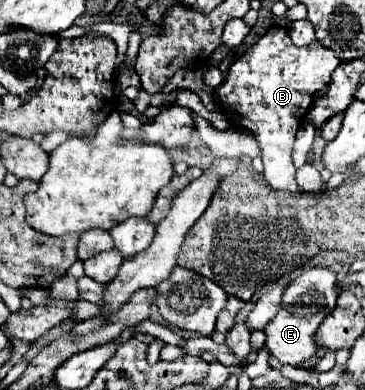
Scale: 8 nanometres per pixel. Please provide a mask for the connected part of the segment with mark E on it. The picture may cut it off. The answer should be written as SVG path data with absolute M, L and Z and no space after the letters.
M309 268L283 290L279 314L263 328L267 336L265 348L279 364L297 366L299 362L305 362L315 354L315 330L319 328L323 318L335 308L337 302L337 292L333 290L335 282L335 272L327 268Z

